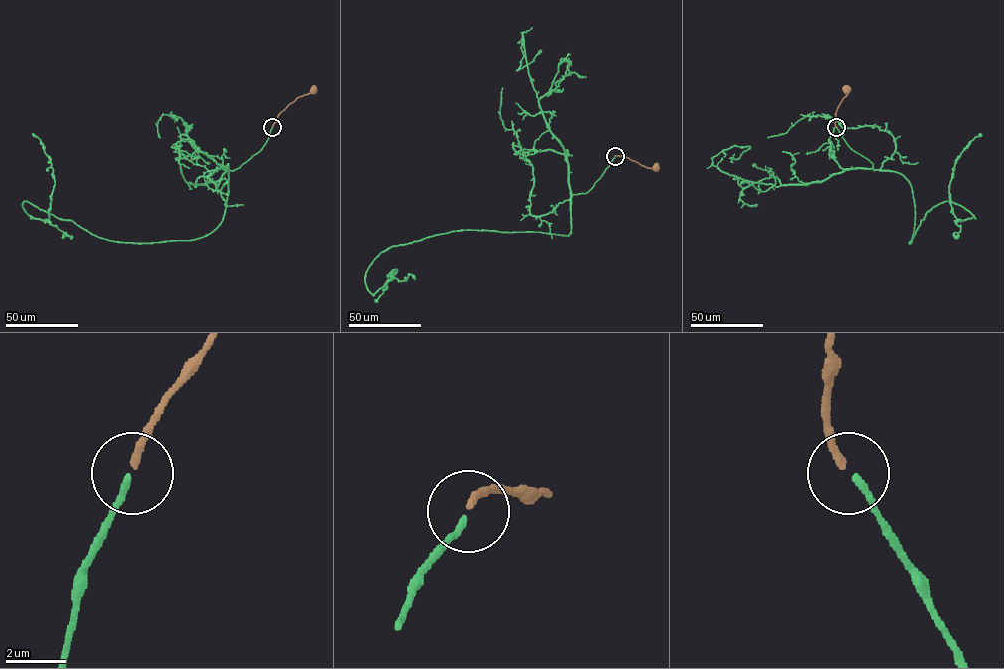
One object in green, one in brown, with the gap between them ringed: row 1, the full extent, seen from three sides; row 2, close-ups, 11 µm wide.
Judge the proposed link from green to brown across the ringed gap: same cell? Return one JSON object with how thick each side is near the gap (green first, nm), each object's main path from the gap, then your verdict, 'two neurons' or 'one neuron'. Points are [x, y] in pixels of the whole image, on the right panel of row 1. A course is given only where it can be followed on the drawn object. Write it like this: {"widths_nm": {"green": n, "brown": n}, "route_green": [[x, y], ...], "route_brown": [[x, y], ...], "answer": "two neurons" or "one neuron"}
{"widths_nm": {"green": 240, "brown": 240}, "route_green": [[836, 127], [874, 170], [908, 181], [910, 243], [941, 203], [973, 216], [957, 219], [949, 186], [981, 135]], "route_brown": [[836, 127], [836, 109], [847, 94], [846, 90]], "answer": "one neuron"}

